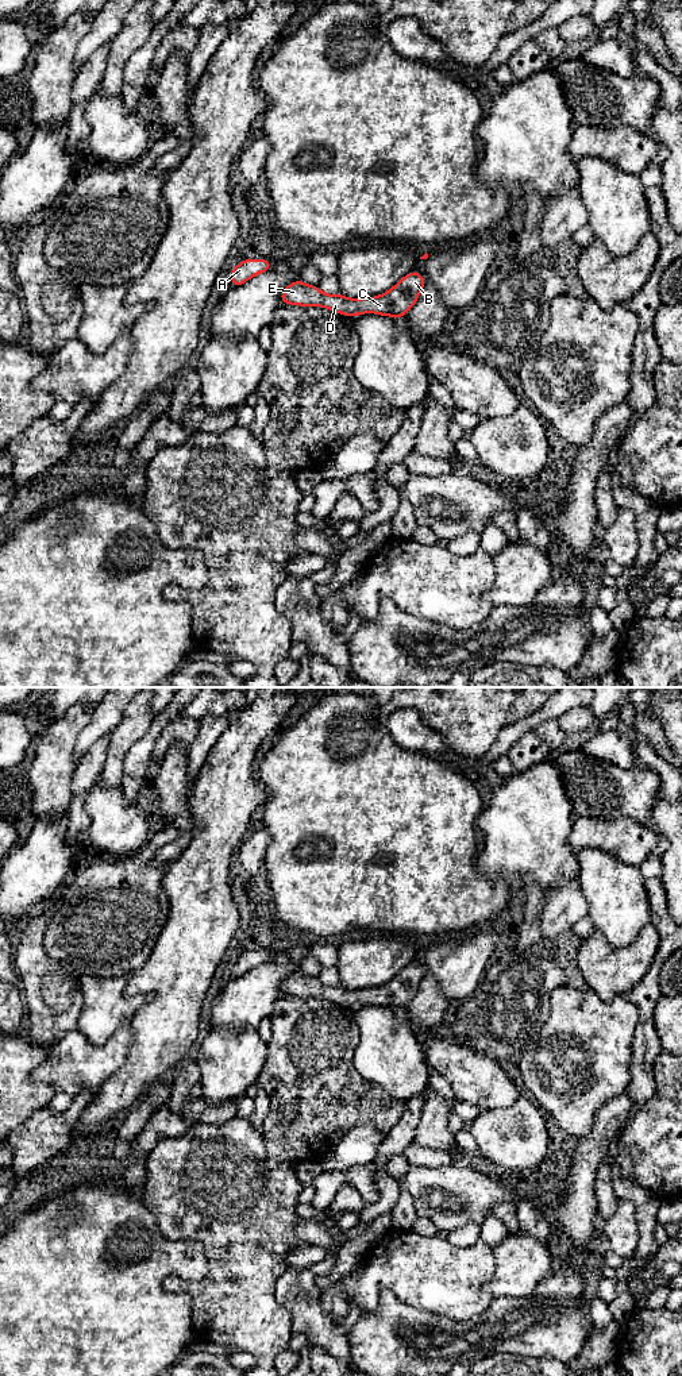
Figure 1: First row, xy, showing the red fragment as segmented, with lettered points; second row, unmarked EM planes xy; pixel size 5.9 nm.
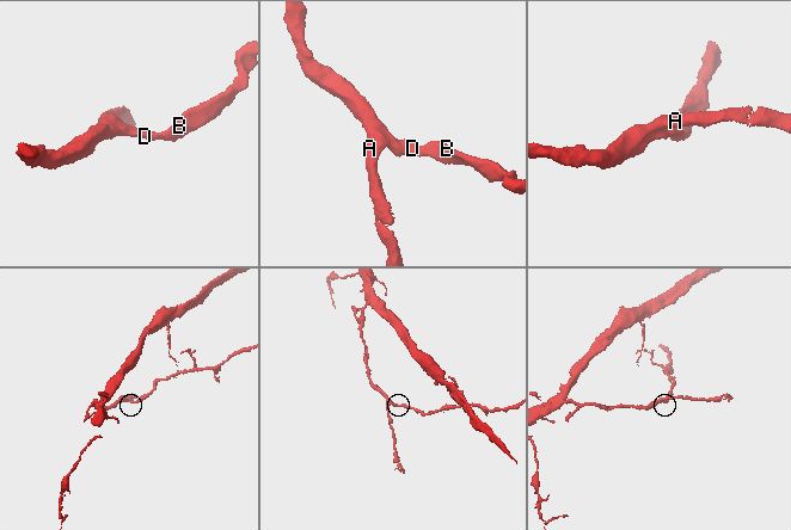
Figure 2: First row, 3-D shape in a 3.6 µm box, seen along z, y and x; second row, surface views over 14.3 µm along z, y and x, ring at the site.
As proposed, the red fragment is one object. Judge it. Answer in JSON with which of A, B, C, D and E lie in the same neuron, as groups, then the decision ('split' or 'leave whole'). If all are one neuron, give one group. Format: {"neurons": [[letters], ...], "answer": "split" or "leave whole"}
{"neurons": [["A", "B", "C", "D", "E"]], "answer": "leave whole"}

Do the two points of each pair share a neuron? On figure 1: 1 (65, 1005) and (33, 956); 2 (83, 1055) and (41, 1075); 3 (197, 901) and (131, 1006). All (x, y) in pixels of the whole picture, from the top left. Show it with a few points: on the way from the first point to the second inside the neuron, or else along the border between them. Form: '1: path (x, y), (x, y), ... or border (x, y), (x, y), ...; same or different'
1: path (53, 993), (34, 968); same
2: path (72, 1066), (66, 1071), (51, 1072); same
3: border (128, 975), (124, 994), (146, 998), (130, 1020); different

